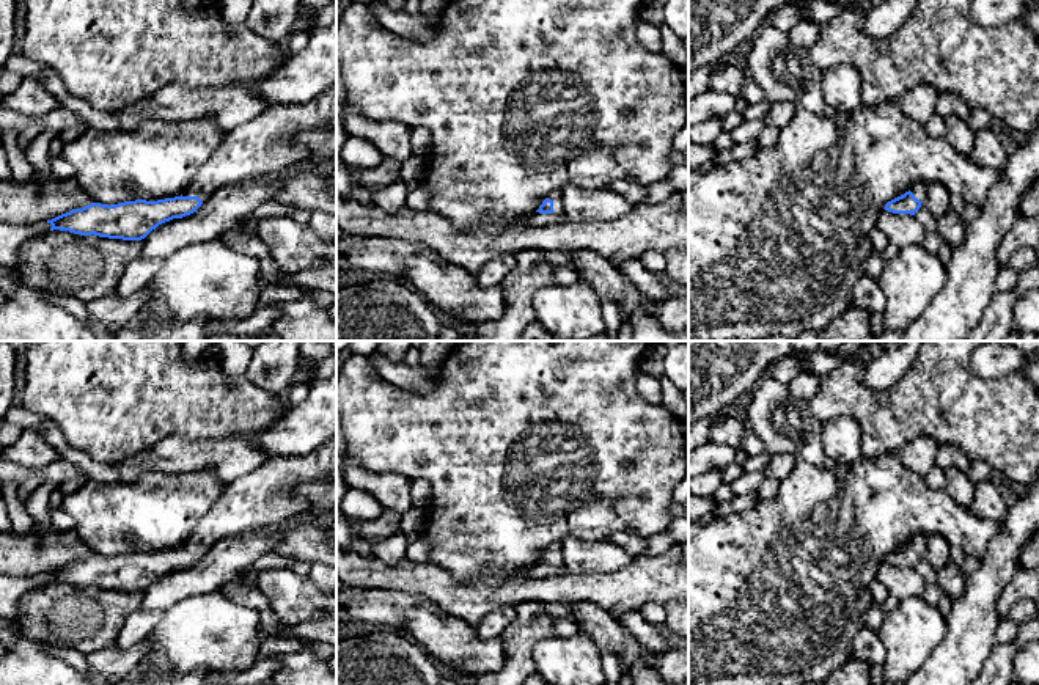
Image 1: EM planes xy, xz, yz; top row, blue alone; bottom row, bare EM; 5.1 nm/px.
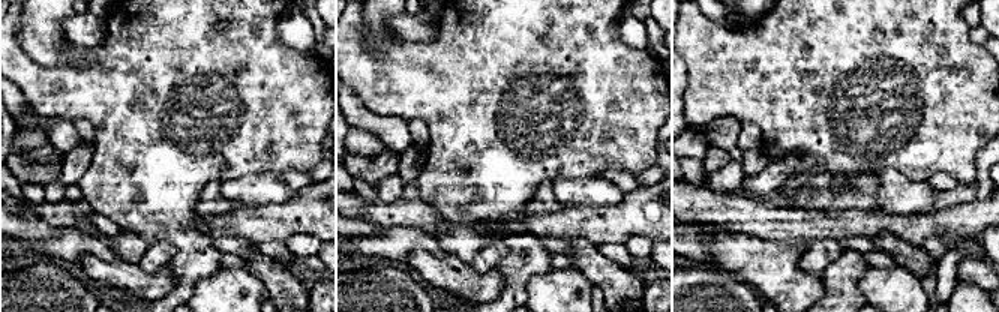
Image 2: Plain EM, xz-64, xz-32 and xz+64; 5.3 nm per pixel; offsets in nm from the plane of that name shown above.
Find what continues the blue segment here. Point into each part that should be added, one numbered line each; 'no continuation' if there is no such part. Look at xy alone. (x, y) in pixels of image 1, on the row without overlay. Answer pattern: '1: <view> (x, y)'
1: xy (266, 495)

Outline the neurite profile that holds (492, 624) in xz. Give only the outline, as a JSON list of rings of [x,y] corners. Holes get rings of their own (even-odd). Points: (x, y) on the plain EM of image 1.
[[[505,603],[494,610],[489,610],[475,627],[479,638],[497,639],[516,619],[516,605]]]

